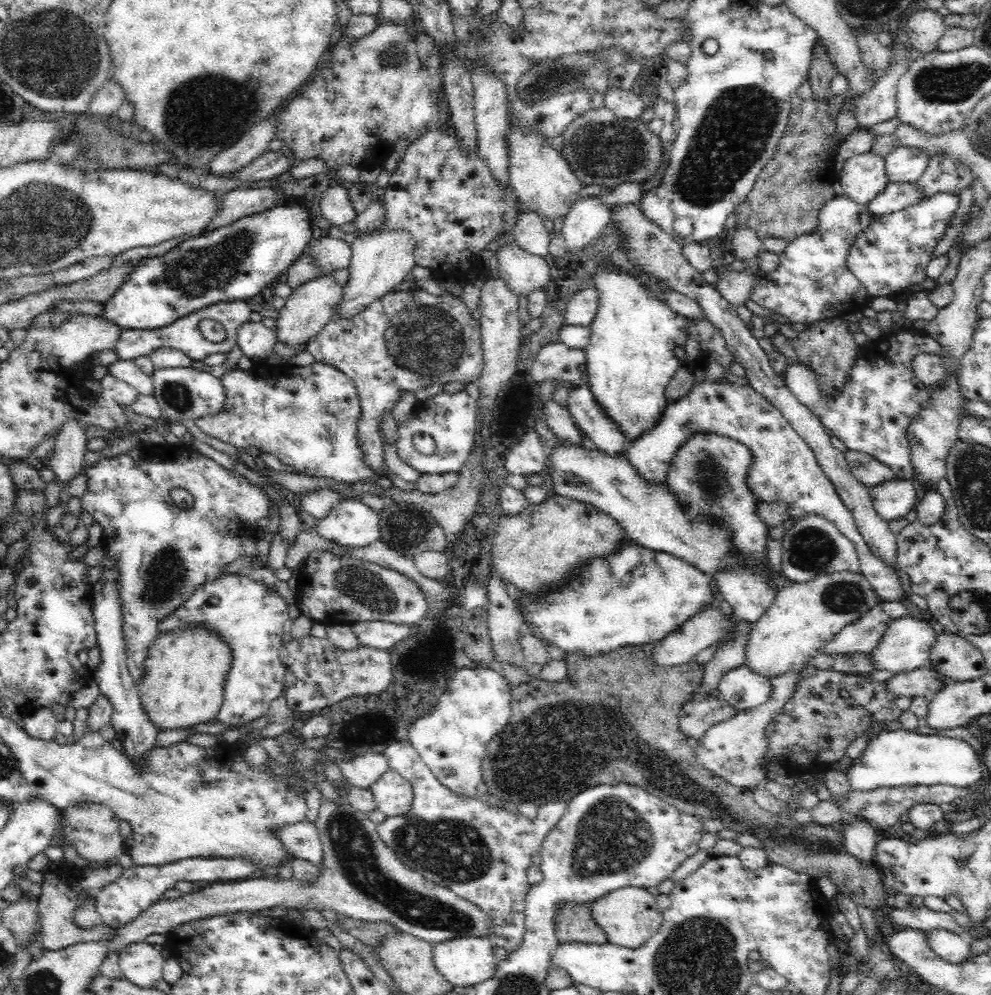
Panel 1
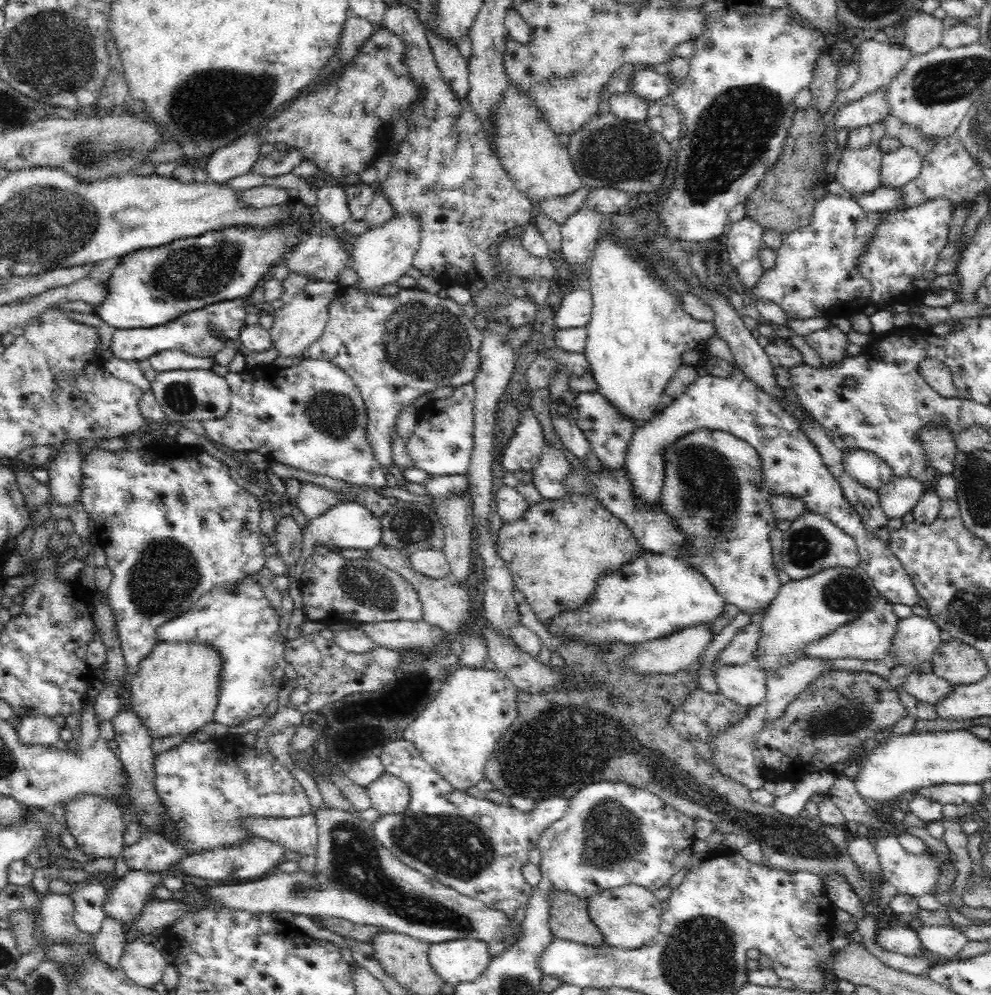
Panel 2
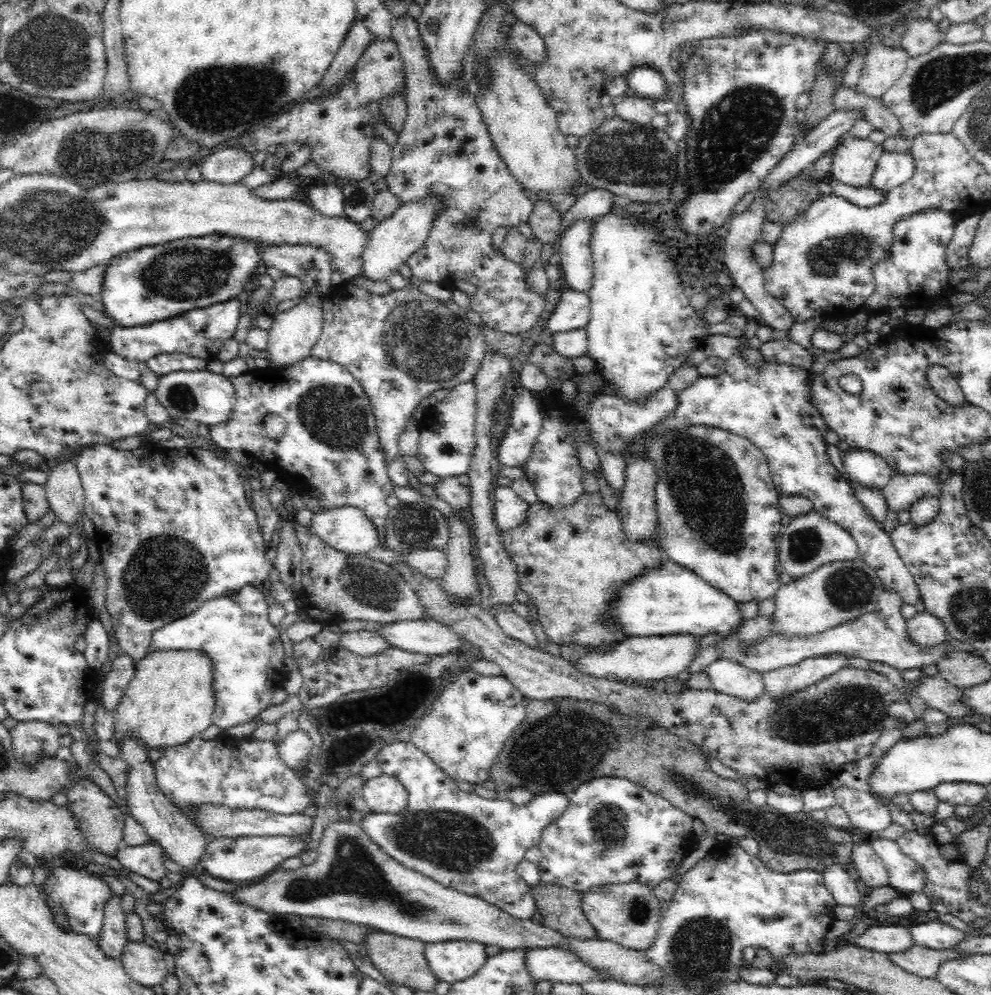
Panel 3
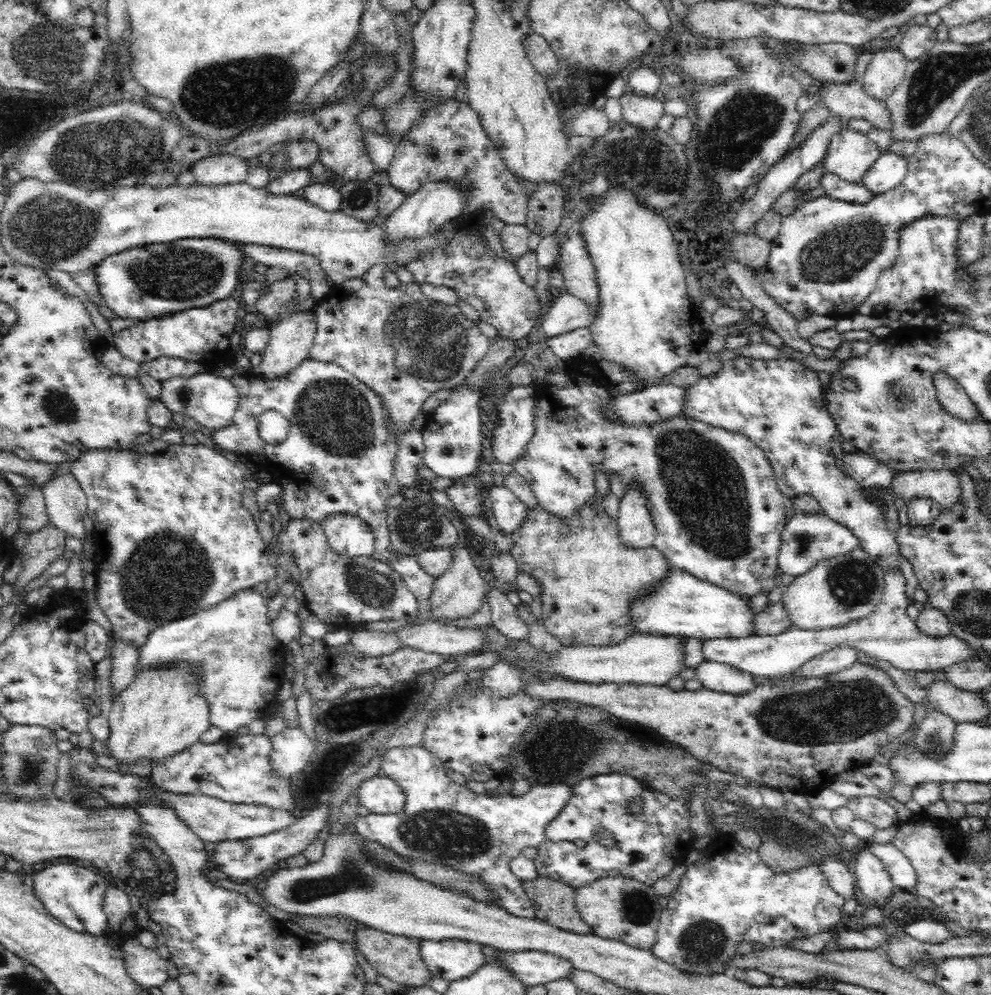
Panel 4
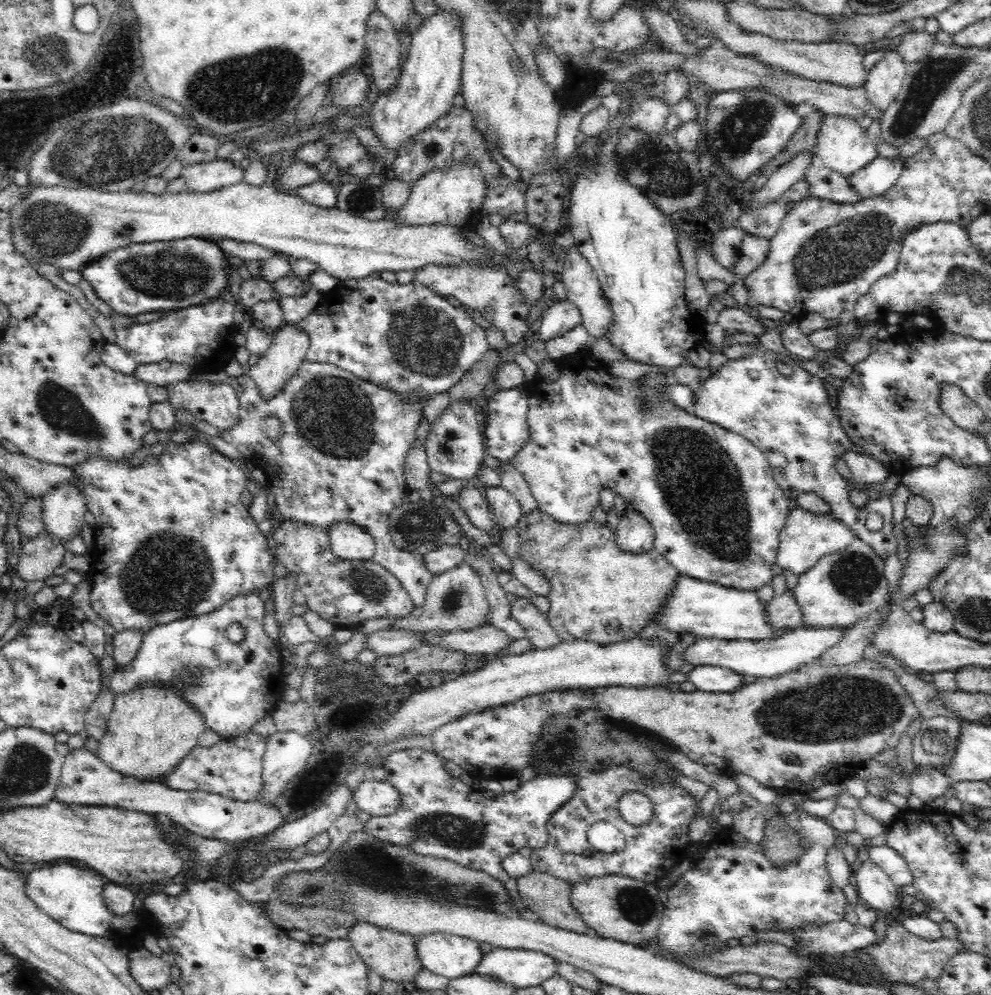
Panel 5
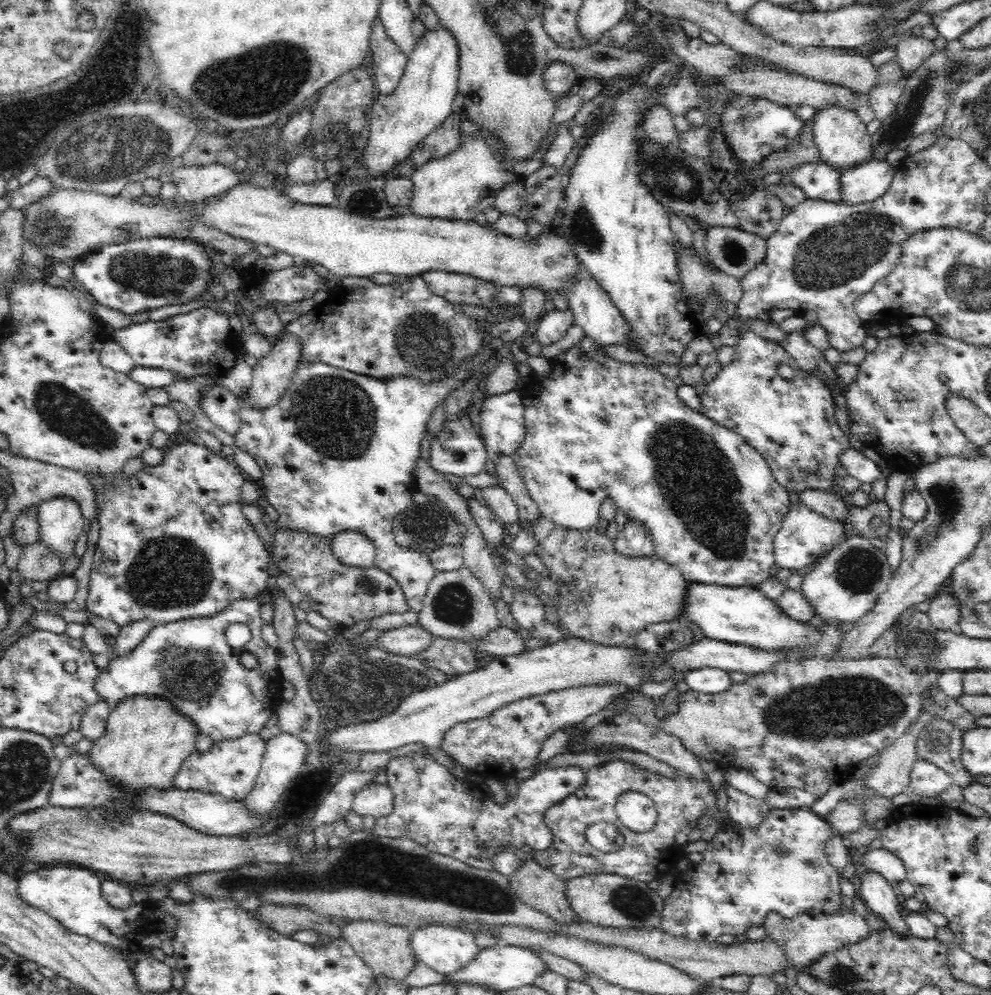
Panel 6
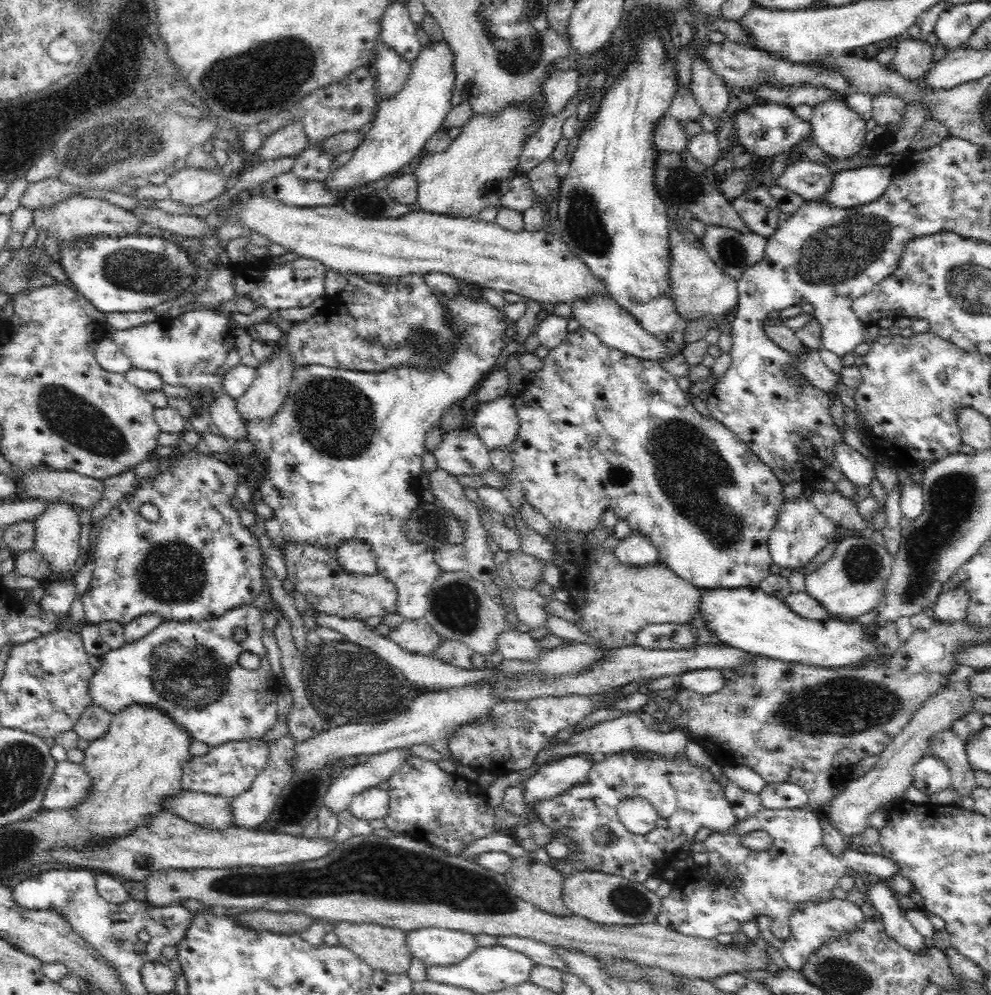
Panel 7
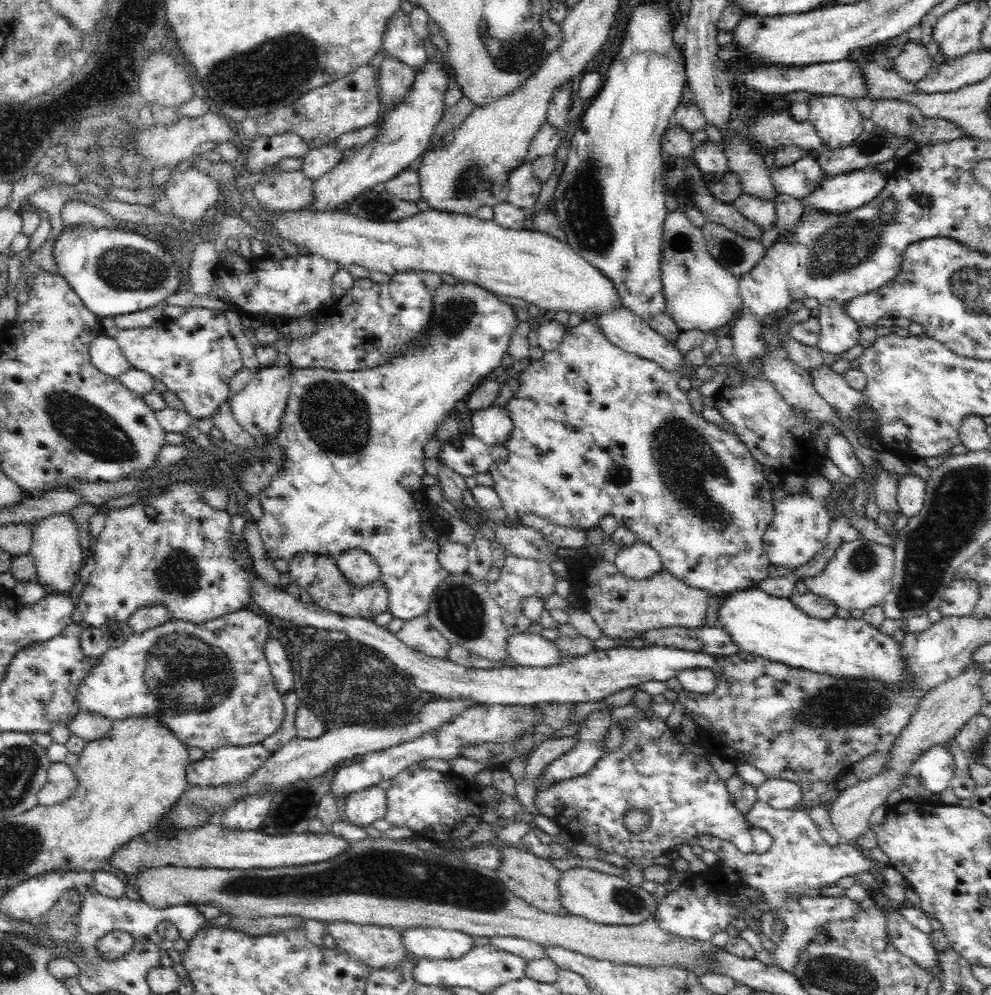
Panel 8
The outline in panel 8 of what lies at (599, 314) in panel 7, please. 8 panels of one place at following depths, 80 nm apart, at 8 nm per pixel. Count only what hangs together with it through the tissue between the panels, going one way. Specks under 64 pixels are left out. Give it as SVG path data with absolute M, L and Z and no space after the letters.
M620 308L612 314L604 314L600 318L588 318L590 320L596 319L600 323L600 329L603 330L604 335L618 348L623 349L625 352L632 352L646 360L656 362L664 372L676 374L680 378L687 378L688 380L697 379L697 368L690 363L686 355L682 354L677 348L676 344L672 344L667 338L661 336L656 330L638 316L632 310L627 308Z

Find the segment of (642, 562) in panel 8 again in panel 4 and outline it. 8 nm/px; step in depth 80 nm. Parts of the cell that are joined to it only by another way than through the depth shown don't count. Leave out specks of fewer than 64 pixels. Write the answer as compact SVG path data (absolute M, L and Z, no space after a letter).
M626 490L619 503L617 533L626 548L650 548L657 534L653 520L637 490Z

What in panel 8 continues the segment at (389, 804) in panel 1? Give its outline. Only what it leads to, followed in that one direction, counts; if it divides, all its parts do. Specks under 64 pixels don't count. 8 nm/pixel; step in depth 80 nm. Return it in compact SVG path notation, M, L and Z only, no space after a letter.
M372 785L361 791L351 792L345 798L344 814L348 823L370 828L376 820L385 818L387 800L385 791Z

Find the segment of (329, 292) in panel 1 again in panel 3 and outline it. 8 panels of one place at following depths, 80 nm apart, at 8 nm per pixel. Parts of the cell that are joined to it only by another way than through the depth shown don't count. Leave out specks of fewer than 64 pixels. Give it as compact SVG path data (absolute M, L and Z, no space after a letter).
M308 293L304 300L284 312L278 312L273 318L273 323L268 331L269 340L266 348L268 367L266 370L284 371L311 356L312 348L316 345L322 332L322 298L324 298L324 294L314 296Z

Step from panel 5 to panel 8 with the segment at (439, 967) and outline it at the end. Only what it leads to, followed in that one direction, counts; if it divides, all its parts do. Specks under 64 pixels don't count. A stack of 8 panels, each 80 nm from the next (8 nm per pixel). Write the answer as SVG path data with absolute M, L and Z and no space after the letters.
M416 927L401 929L406 952L430 960L458 960L474 948L473 936L456 929Z

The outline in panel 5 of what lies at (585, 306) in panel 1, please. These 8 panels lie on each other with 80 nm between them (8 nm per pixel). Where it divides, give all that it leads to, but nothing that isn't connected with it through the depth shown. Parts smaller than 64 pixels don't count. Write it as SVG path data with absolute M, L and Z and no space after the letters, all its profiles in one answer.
M567 299L554 301L541 317L539 330L544 343L567 334L574 326L581 324L580 313Z

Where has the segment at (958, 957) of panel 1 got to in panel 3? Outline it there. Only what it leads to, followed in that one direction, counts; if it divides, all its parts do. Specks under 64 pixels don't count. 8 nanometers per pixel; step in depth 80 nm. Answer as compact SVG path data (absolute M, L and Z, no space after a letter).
M941 920L922 922L909 928L914 945L932 950L951 950L959 940L968 936Z

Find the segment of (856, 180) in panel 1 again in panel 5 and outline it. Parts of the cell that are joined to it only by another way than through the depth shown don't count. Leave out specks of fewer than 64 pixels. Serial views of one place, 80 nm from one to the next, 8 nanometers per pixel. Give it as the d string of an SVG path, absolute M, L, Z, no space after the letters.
M826 113L821 118L817 132L814 155L821 158L828 168L842 173L845 177L872 162L878 156L877 146L870 139L867 130L858 124L854 117Z

